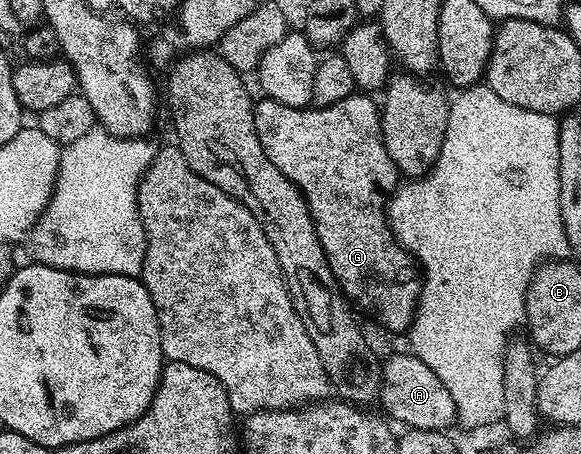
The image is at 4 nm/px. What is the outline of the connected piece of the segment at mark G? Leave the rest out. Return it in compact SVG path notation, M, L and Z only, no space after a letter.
M353 95L333 105L299 109L286 107L286 103L278 103L273 97L264 97L253 107L254 125L267 159L304 194L322 251L326 251L330 271L344 296L349 302L360 304L382 328L404 335L412 328L416 305L420 302L422 270L415 257L400 246L388 225L386 195L396 192L398 172L383 142L381 106L372 100L368 95Z

